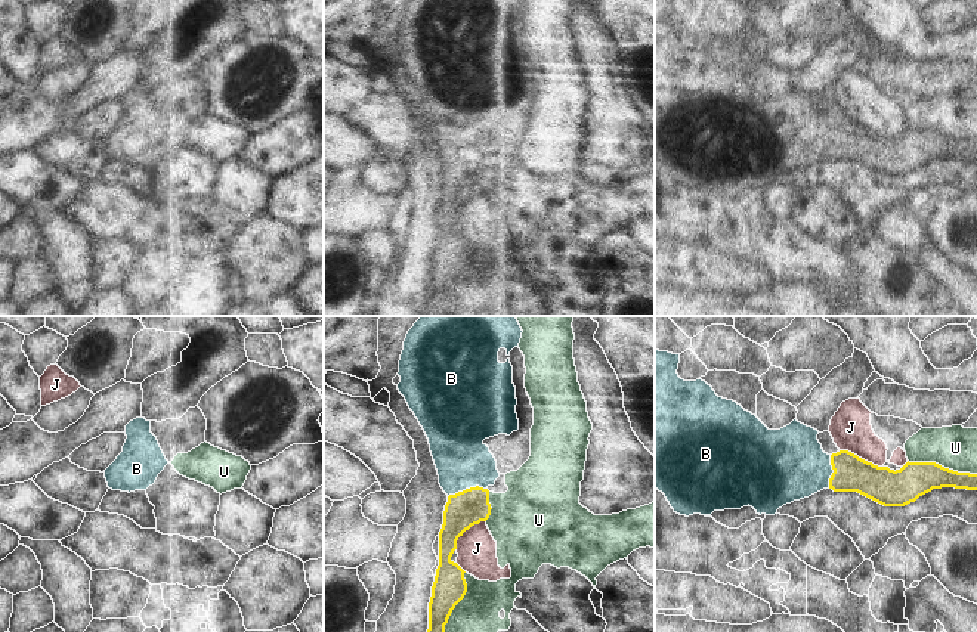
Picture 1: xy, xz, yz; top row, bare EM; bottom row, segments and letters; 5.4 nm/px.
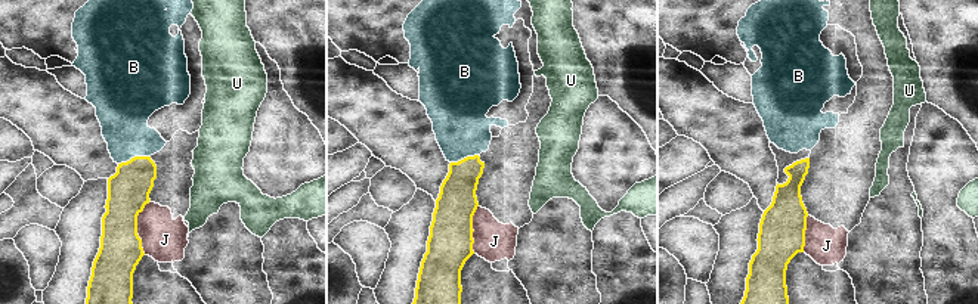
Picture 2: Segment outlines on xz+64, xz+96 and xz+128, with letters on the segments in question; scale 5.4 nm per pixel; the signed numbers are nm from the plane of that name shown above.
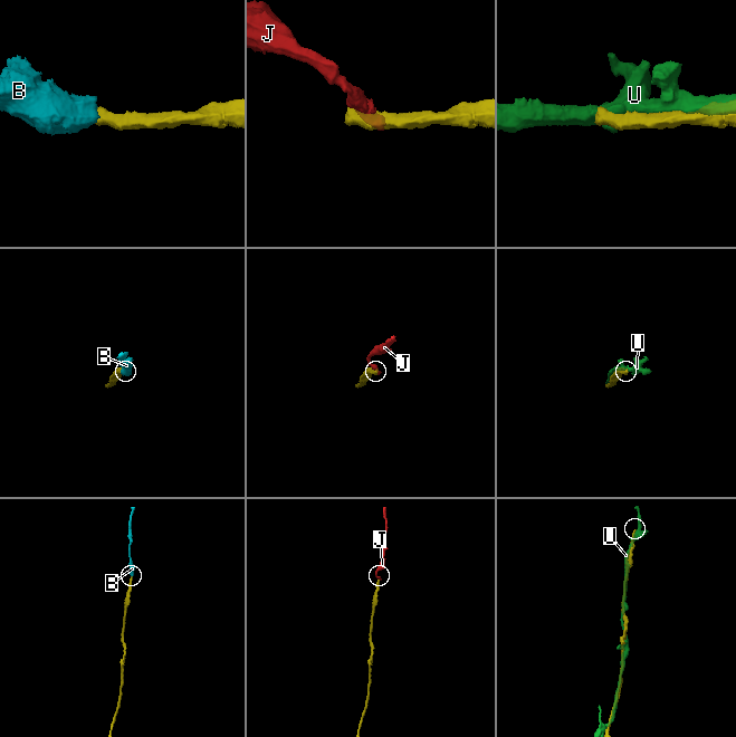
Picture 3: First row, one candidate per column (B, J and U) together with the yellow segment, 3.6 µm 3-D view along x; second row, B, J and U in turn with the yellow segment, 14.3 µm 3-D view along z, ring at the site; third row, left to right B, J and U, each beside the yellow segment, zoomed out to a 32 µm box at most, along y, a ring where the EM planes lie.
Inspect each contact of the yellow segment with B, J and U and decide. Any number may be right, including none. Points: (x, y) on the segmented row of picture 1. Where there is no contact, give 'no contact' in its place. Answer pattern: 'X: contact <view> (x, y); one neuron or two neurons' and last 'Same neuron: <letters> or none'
B: contact xz (466, 489); one neuron
J: contact yz (860, 458); two neurons
U: contact yz (940, 465); two neurons
Same neuron: B

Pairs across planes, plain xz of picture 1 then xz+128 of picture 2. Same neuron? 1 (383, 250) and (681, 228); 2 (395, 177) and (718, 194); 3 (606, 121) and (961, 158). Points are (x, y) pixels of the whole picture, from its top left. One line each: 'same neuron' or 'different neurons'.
1: same neuron
2: same neuron
3: same neuron

